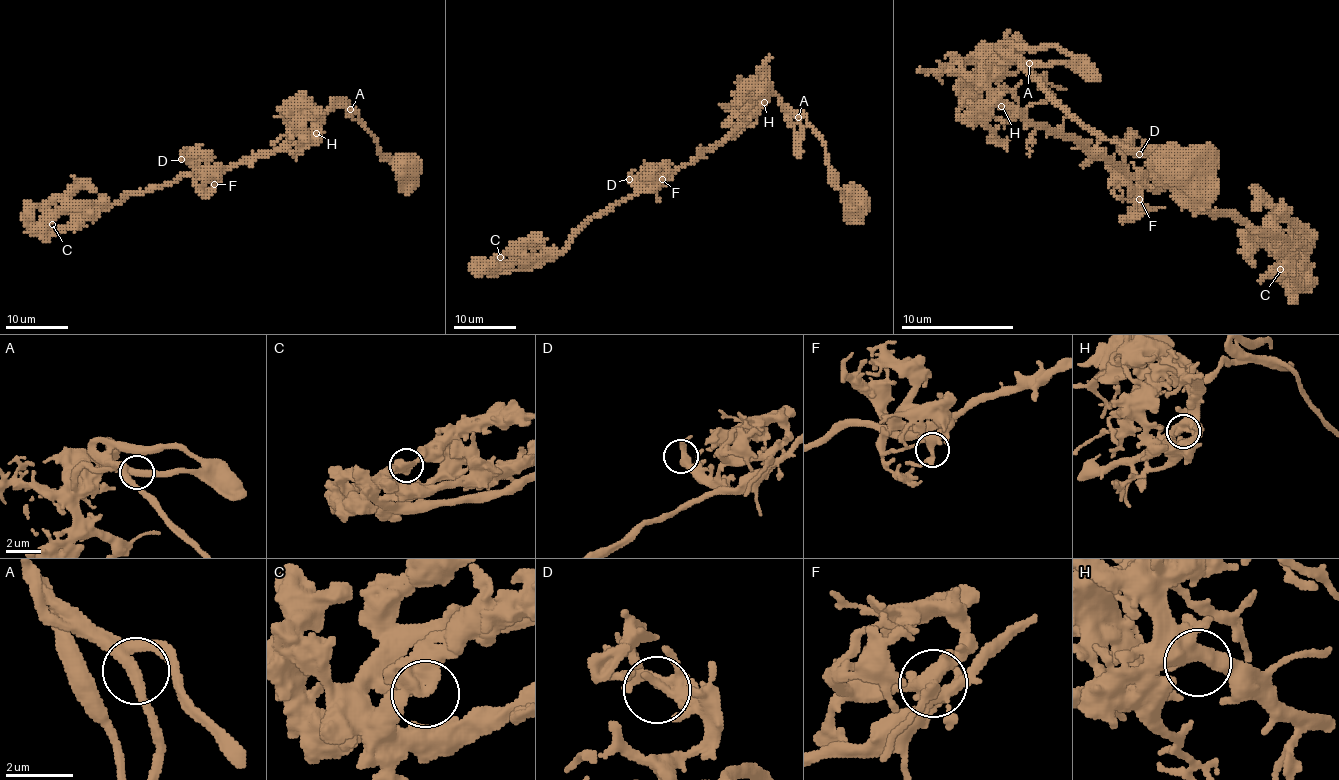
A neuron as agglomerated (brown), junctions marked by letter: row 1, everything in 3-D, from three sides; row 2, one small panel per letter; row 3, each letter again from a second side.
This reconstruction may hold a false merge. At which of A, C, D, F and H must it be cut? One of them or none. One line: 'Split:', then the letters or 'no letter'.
Split: no letter

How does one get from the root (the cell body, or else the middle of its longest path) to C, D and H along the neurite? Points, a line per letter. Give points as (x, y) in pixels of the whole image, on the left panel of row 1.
C: (411, 170), (380, 153), (353, 109), (330, 108), (295, 144), (52, 224)
D: (411, 170), (402, 174), (380, 153), (350, 108), (330, 108), (298, 142), (214, 175), (181, 159)
H: (411, 170), (402, 174), (394, 159), (380, 153), (375, 136), (350, 108), (330, 108), (320, 117), (316, 133)

